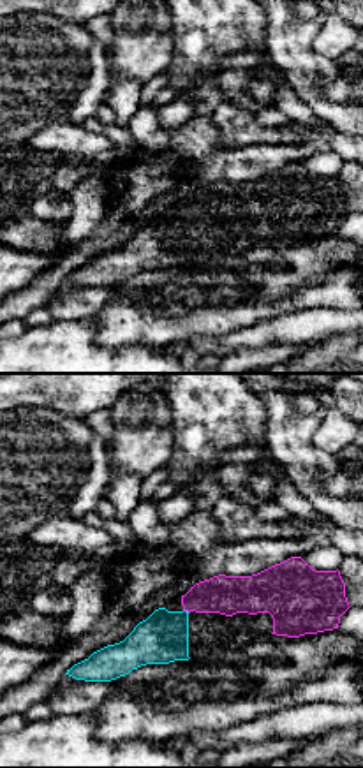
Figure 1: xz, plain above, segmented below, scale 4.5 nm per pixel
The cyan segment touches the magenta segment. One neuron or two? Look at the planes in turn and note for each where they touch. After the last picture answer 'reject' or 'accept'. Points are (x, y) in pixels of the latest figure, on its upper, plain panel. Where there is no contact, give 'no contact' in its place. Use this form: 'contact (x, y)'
contact (187, 217)

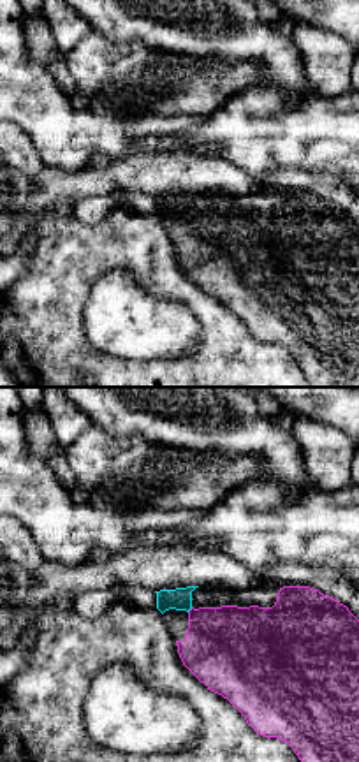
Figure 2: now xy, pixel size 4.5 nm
contact (189, 215)

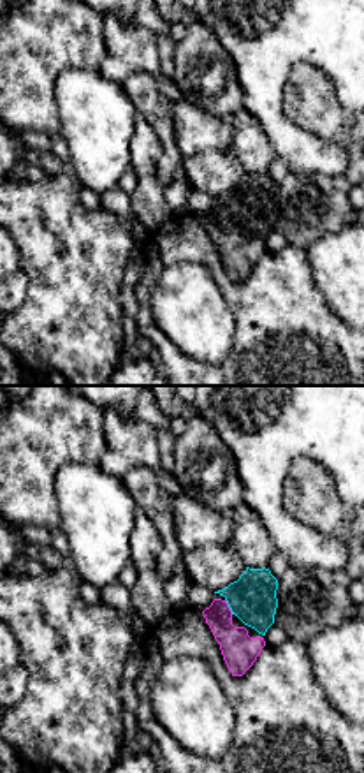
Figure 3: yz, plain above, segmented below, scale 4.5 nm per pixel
contact (229, 212)

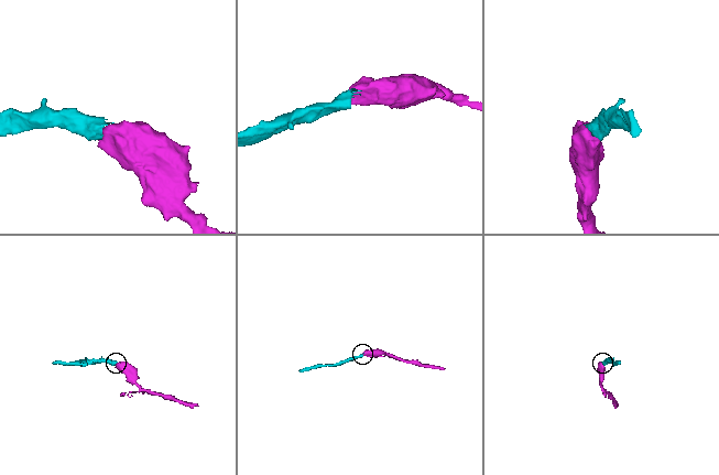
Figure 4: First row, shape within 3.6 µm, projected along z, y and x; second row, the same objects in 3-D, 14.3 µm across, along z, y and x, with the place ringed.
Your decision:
accept

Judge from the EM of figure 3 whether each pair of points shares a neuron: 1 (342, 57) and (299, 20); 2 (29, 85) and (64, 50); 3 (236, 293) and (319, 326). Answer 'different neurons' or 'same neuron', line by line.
1: same neuron
2: same neuron
3: same neuron

